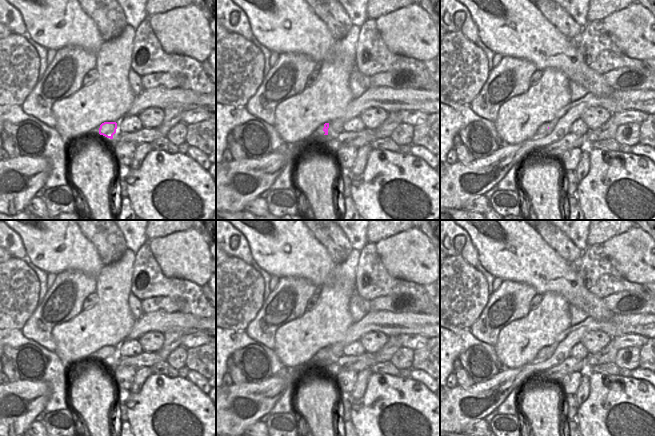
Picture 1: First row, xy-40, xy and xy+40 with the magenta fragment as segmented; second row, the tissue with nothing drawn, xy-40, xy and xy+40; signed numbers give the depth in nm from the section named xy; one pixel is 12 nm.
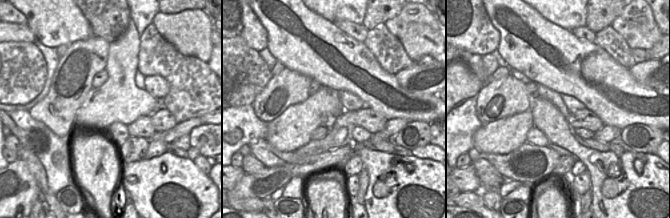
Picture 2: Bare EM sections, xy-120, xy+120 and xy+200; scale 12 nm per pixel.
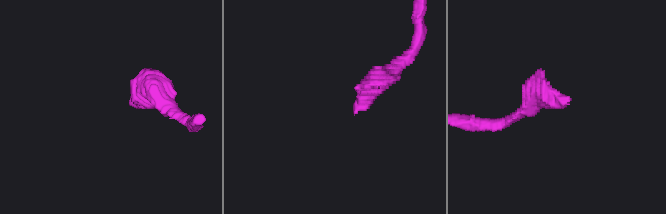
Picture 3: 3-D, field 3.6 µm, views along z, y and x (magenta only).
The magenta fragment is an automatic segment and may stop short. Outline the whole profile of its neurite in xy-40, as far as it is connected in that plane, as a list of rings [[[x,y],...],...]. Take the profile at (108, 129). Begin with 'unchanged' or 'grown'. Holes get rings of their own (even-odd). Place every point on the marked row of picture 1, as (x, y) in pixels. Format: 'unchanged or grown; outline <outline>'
grown; outline [[[104,122],[101,125],[94,128],[89,134],[89,139],[95,139],[99,135],[103,135],[107,138],[113,139],[113,135],[116,133],[117,123],[116,122]]]

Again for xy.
grown; outline [[[329,123],[320,125],[315,132],[312,134],[314,137],[322,137],[323,135],[328,135]]]

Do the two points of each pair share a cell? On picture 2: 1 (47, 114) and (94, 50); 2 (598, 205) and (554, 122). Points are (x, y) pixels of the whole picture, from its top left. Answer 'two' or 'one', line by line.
1: one
2: one

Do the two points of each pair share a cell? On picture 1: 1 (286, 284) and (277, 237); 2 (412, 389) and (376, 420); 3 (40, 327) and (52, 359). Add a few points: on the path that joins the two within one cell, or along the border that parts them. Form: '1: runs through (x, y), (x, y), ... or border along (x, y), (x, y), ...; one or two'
1: border along (280, 277), (303, 277), (307, 280); two
2: runs through (400, 401), (382, 402), (379, 408); one
3: border along (29, 338), (53, 352); two

